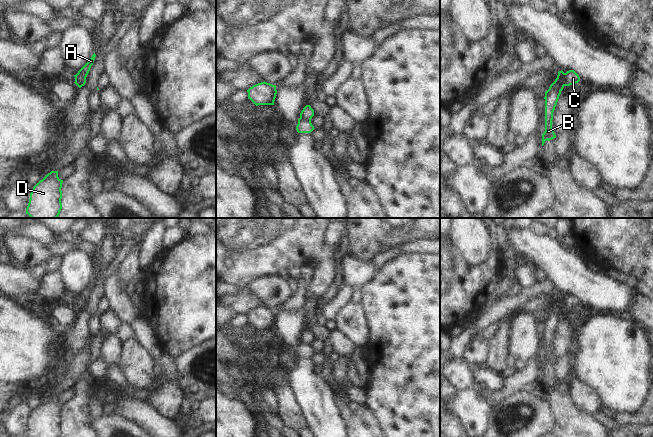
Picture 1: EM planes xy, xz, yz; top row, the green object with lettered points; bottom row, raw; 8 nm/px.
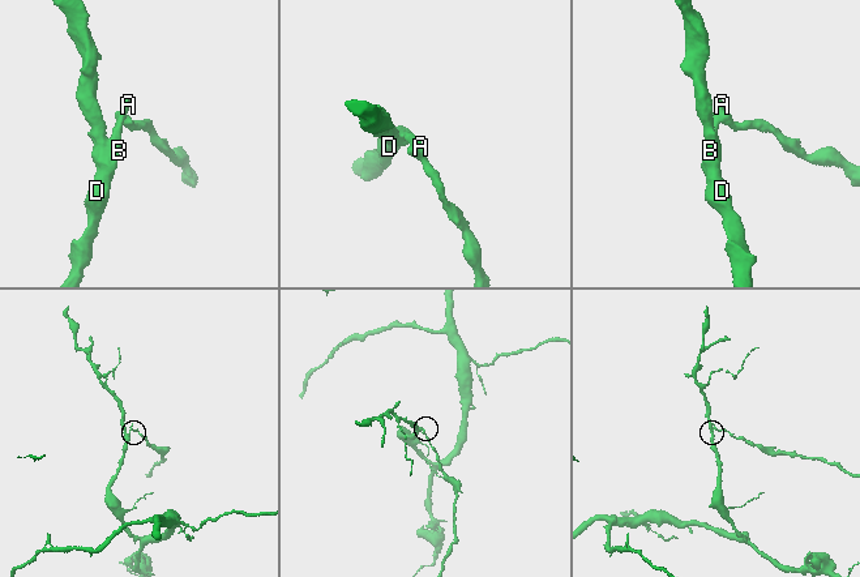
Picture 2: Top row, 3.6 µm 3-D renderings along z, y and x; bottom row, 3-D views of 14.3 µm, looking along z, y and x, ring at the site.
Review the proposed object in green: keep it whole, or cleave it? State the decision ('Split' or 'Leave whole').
Split

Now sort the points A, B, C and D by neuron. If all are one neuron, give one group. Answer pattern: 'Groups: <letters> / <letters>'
Groups: A B D / C

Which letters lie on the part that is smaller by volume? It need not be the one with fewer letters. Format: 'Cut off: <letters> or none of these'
Cut off: C

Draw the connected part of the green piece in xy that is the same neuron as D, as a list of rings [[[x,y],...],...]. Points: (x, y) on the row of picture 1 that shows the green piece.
[[[51,171],[32,189],[26,208],[31,218],[57,218],[62,209],[62,183],[58,171]]]

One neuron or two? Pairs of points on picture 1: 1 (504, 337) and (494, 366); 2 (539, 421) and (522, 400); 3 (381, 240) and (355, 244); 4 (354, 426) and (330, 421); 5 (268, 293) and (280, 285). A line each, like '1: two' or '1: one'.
1: one
2: one
3: one
4: two
5: one

